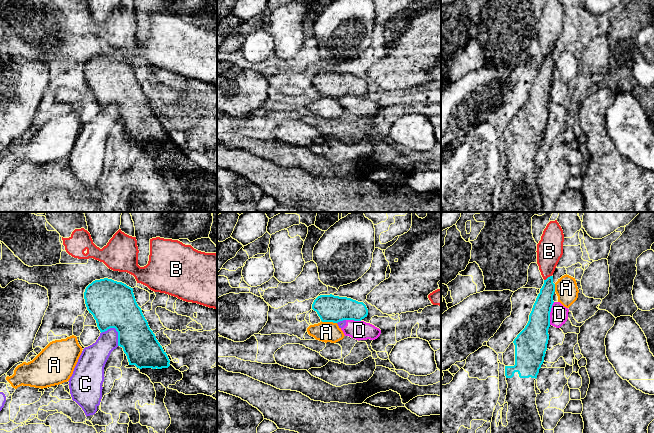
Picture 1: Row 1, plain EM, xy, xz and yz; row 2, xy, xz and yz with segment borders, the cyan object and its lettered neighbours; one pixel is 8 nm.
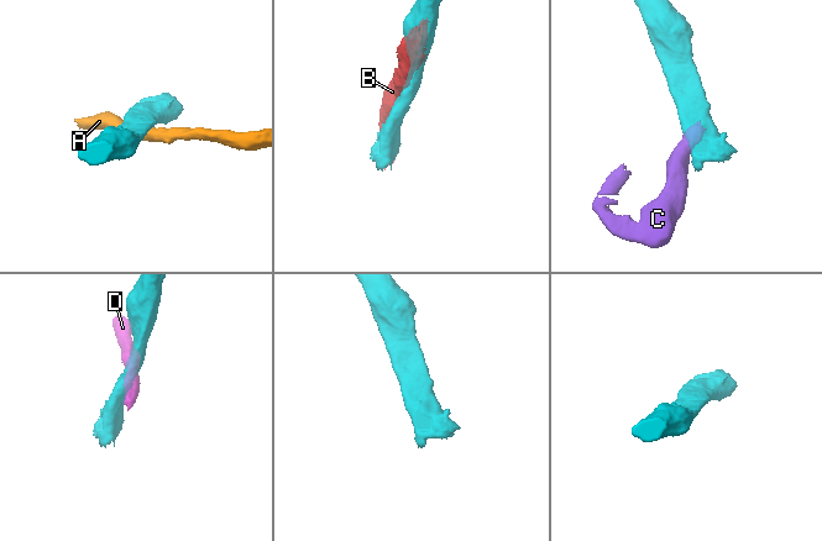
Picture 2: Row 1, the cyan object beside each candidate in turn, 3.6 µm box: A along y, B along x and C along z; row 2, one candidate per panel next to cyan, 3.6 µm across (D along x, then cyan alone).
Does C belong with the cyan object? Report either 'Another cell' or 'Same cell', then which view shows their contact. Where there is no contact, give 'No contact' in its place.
Another cell. Touches cyan in xy

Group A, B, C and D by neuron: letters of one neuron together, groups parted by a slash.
A C D / B

